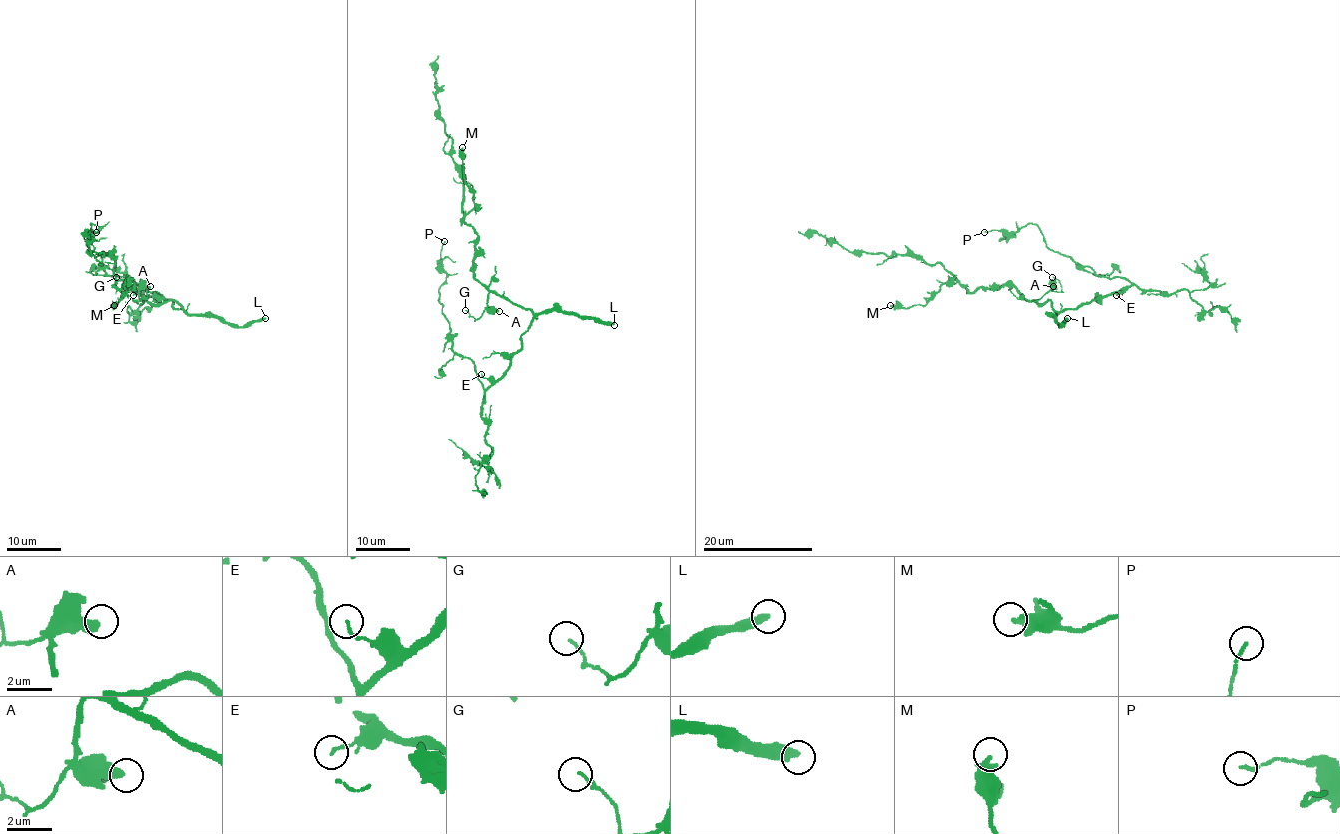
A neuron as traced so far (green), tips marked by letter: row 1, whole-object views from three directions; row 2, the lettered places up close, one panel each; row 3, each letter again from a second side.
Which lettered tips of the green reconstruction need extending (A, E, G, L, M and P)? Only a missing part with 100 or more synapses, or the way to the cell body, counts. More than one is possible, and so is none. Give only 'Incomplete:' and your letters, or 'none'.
Incomplete: L

